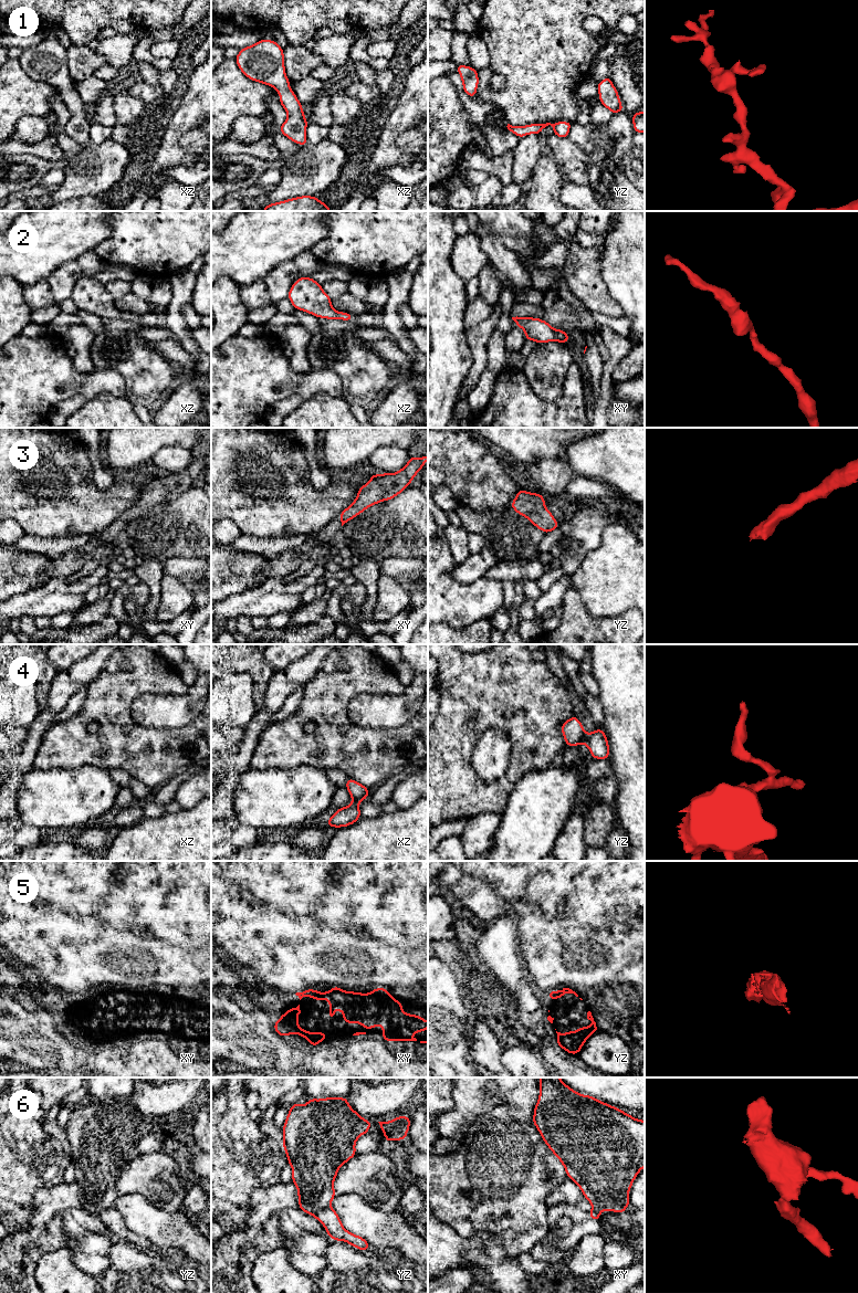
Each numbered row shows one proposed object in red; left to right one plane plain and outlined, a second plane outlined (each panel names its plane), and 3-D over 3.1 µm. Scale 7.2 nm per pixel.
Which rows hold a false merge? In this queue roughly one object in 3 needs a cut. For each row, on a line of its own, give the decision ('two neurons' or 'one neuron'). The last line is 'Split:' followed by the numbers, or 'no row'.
1: one neuron
2: one neuron
3: one neuron
4: two neurons
5: one neuron
6: two neurons
Split: 4, 6

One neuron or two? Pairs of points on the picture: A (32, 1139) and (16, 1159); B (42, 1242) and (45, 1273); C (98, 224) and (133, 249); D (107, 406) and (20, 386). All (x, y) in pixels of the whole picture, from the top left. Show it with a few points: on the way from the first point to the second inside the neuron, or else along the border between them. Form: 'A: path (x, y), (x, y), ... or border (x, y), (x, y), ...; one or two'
A: border (11, 1137), (32, 1158), (37, 1152), (42, 1149); two
B: border (50, 1250), (38, 1261), (34, 1279); two
C: border (108, 222), (111, 233), (93, 249); two
D: border (112, 393), (101, 392), (86, 400); two

